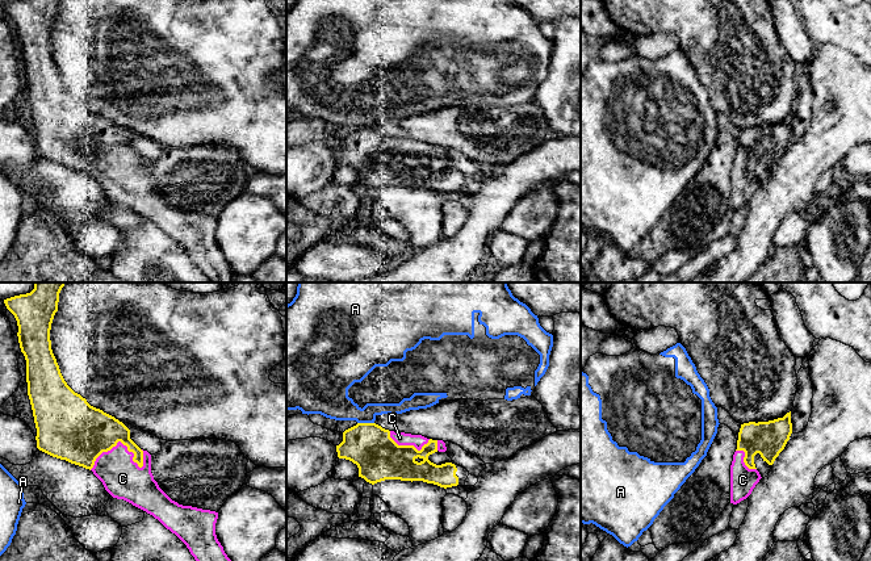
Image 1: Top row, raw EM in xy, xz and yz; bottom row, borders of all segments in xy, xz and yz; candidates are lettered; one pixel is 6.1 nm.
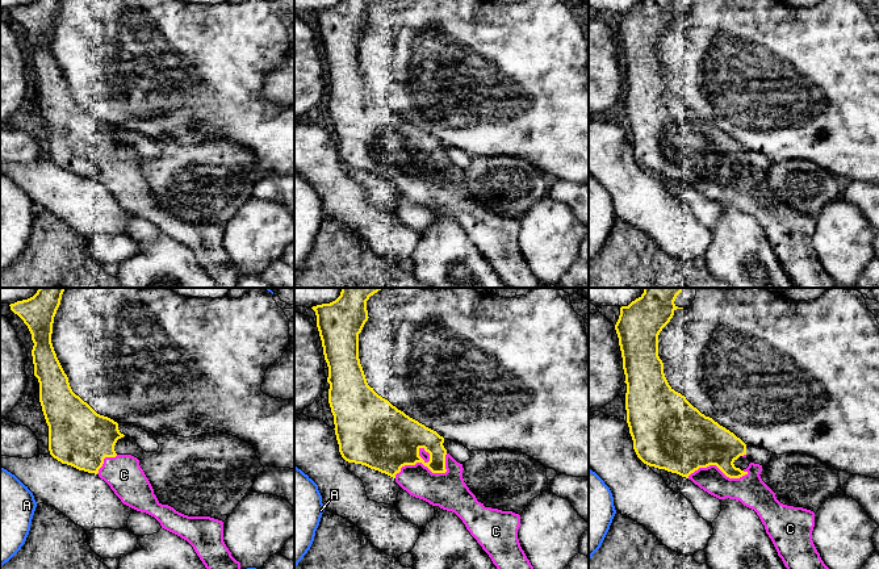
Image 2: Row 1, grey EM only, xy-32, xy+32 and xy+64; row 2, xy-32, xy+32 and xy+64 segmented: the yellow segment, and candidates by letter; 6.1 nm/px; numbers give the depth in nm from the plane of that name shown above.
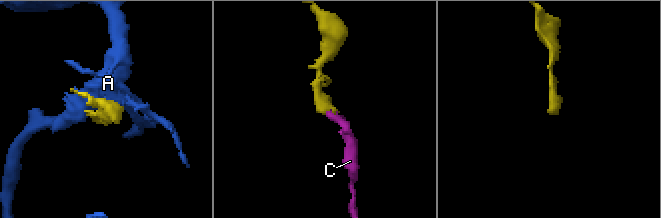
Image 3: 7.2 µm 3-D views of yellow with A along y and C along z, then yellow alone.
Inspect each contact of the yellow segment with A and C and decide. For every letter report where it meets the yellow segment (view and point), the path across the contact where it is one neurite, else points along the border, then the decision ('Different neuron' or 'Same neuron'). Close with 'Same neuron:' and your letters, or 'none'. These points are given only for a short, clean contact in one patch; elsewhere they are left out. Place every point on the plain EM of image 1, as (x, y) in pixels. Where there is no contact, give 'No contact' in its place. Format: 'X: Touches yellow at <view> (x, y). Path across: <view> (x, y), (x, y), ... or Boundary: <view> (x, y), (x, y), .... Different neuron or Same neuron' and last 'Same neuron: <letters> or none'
A: Touches yellow at xz (365, 129). Different neuron
C: Touches yellow at xy (125, 150). Same neuron
Same neuron: C

